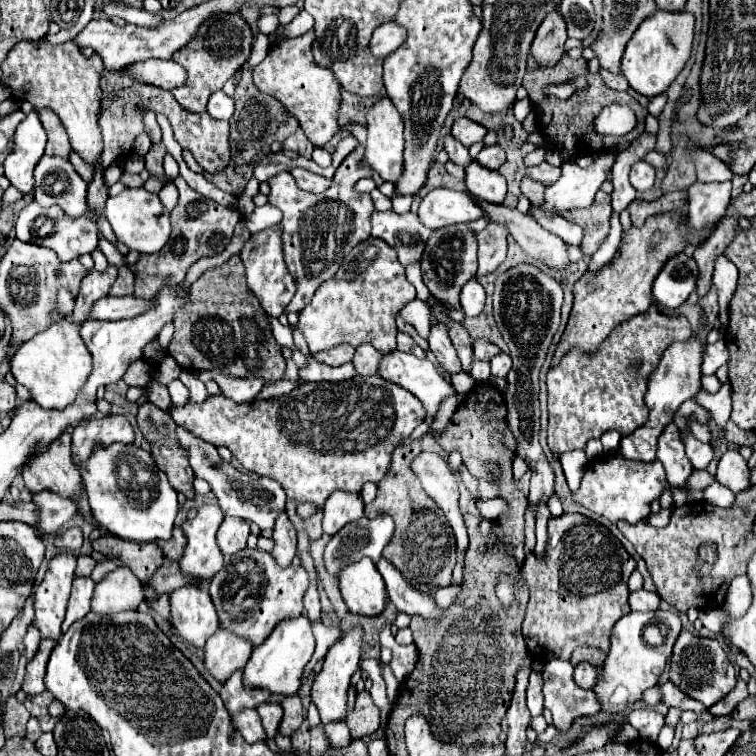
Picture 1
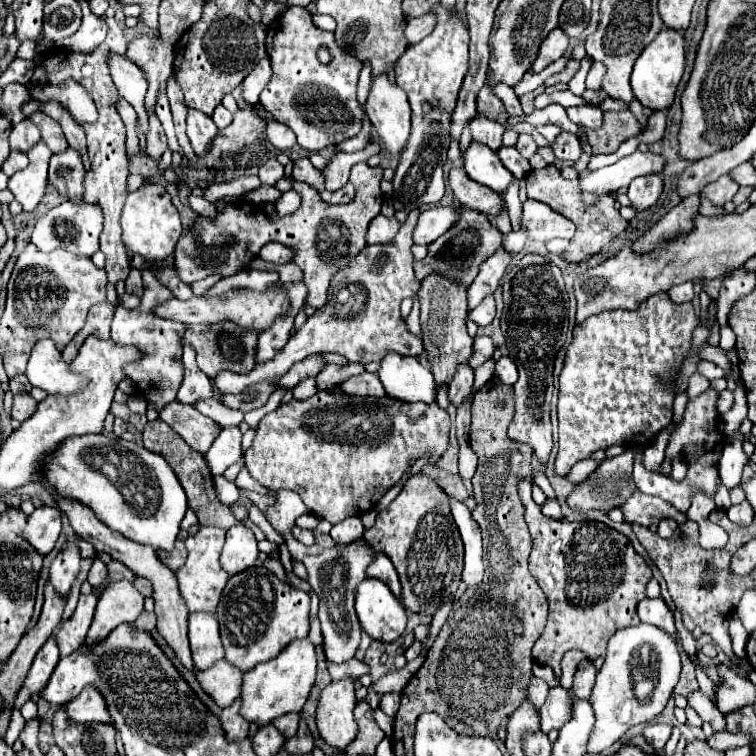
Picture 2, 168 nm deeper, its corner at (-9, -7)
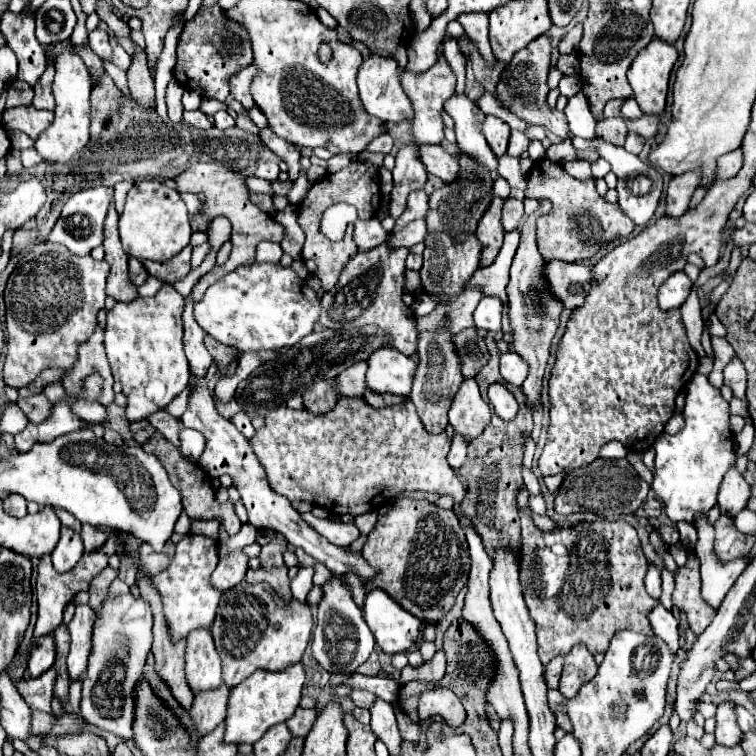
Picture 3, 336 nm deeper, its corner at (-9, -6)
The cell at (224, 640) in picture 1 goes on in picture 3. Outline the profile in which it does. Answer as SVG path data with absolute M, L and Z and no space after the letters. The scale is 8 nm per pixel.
M220 684L216 690L198 692L198 696L194 696L190 712L200 736L212 732L226 718L228 696L230 688L226 684Z

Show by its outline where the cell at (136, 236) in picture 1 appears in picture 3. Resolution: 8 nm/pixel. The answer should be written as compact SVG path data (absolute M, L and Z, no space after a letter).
M142 178L134 182L128 192L124 212L120 216L120 240L128 256L138 260L166 262L190 242L190 220L184 202L180 200L178 190L166 186L158 178Z

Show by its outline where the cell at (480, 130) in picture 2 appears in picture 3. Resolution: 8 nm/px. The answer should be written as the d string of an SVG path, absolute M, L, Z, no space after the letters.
M486 116L484 124L482 124L482 132L490 144L490 148L494 150L496 156L502 156L508 148L508 138L510 138L510 126L504 124L502 120L498 120L496 116Z

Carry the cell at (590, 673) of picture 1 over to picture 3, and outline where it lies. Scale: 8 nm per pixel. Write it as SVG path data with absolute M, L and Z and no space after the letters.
M578 644L570 650L570 654L564 656L564 670L560 678L560 694L564 698L574 698L582 684L592 680L596 676L596 662L594 656L586 650L584 644Z

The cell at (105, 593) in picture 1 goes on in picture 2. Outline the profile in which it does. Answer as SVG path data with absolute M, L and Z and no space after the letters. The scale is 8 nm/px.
M130 581L110 583L96 605L94 621L90 625L86 645L96 645L106 639L118 625L134 621L144 611L144 597L134 589Z

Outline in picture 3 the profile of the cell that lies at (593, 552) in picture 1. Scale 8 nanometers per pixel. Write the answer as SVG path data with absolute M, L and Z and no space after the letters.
M526 488L518 496L518 508L522 518L522 558L520 558L520 584L530 608L530 616L536 622L538 656L542 664L548 664L554 656L566 656L576 644L586 644L592 654L606 652L612 636L620 630L636 630L652 636L646 612L656 604L644 588L644 576L648 572L648 560L640 548L636 530L626 522L582 522L570 528L556 528L554 532L542 532L534 528L530 508L530 494Z

